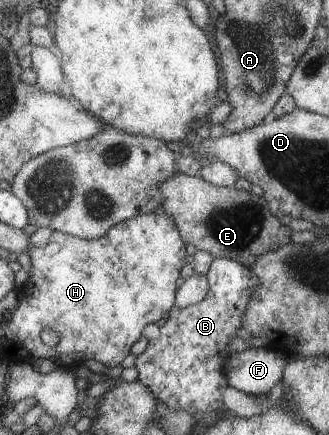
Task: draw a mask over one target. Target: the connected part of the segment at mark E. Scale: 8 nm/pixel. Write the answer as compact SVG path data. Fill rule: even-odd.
M179 171L160 184L160 188L164 212L174 219L186 244L206 251L213 259L226 257L250 268L259 256L291 242L288 225L282 226L276 215L268 212L264 198L249 190L217 187L196 174L189 177Z

